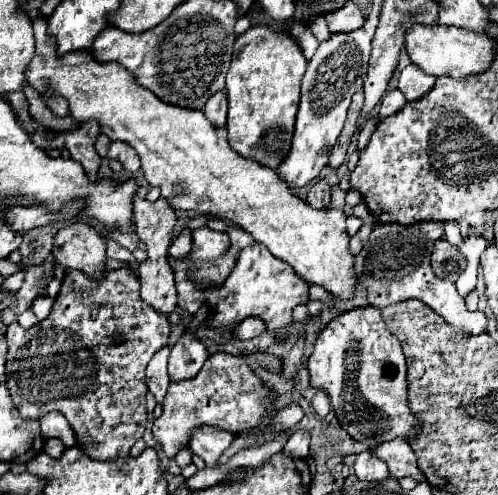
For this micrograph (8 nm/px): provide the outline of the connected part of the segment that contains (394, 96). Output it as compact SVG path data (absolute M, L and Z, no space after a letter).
M388 91L388 95L382 99L382 105L380 105L380 117L388 117L396 113L404 105L406 105L406 99L400 91Z

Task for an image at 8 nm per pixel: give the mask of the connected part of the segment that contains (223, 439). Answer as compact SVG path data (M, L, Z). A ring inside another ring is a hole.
M198 427L190 433L190 443L188 447L206 461L208 467L216 467L218 465L218 457L224 453L224 449L232 443L234 435L230 435L224 429L216 429L216 427Z

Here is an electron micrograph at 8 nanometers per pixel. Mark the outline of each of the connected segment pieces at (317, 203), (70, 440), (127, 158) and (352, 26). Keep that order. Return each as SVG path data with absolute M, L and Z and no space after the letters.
M324 179L310 187L310 191L308 191L308 203L314 209L326 209L330 205L330 185Z
M50 411L50 413L46 413L46 415L40 419L40 423L42 423L42 435L44 435L46 439L56 437L56 439L60 439L66 447L74 447L74 445L76 445L76 435L74 435L70 423L66 421L66 417L64 417L62 413Z
M112 141L110 149L108 149L108 157L120 161L128 173L136 173L142 167L138 153L130 145L126 145L122 141Z
M352 1L348 5L344 5L342 9L328 13L326 23L328 23L332 33L350 33L350 31L356 31L356 29L360 29L364 25L364 21L356 21Z

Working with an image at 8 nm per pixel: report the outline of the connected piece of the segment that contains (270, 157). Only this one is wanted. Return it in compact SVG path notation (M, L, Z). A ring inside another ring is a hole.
M250 27L236 39L234 59L226 75L228 93L228 143L242 155L264 167L278 169L290 151L296 111L300 103L300 81L306 71L306 59L298 43L270 27Z

